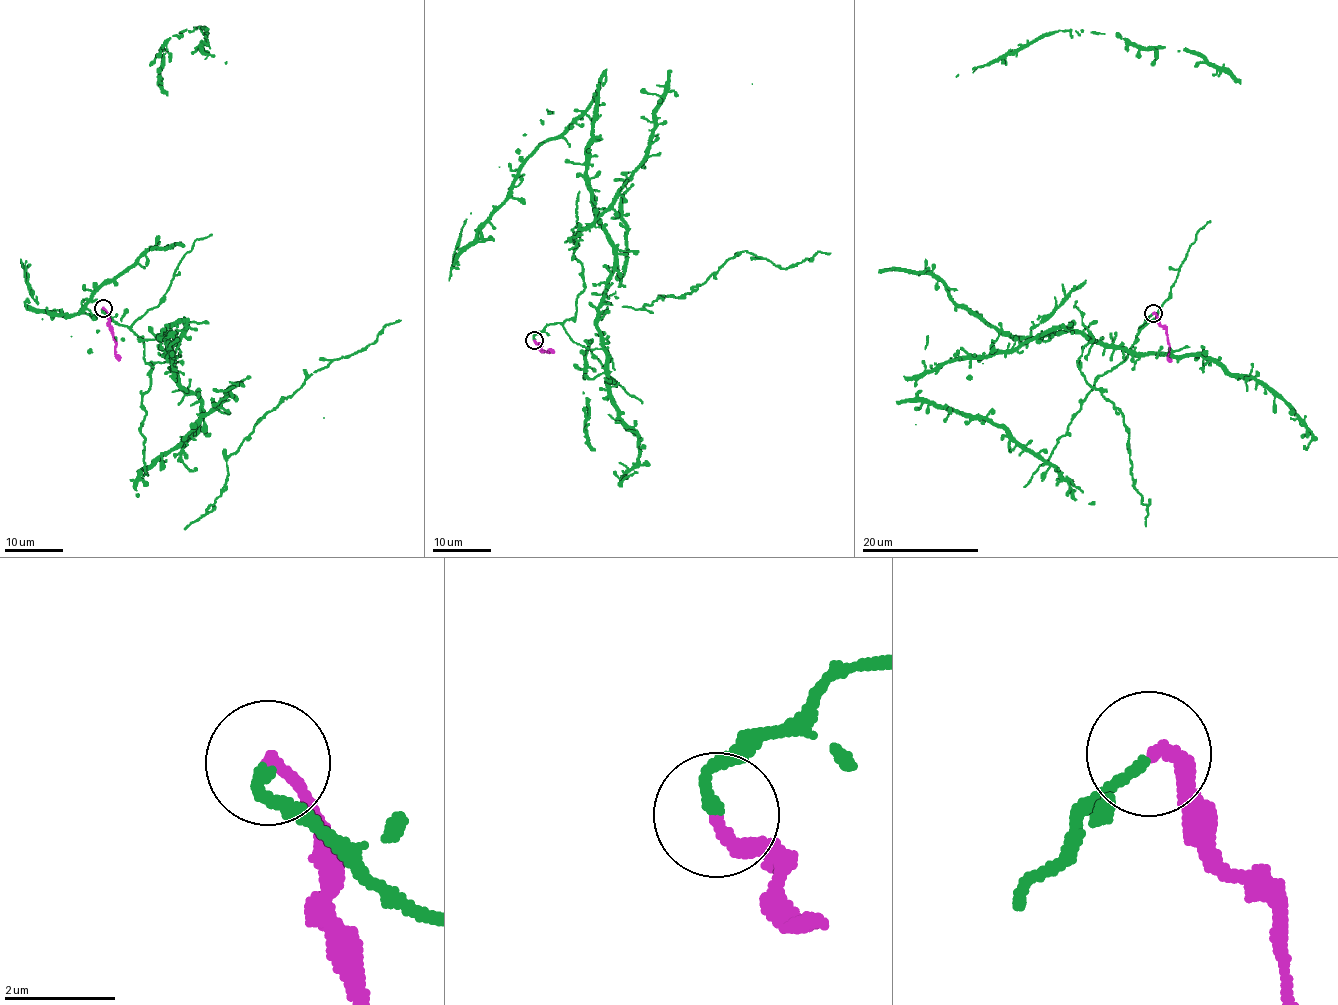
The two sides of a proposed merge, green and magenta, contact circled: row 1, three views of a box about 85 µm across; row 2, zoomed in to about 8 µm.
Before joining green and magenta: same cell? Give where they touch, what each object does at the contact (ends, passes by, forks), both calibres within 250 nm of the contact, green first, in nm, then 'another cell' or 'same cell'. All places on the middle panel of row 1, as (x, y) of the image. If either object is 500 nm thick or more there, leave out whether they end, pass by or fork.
at (534, 340); green ends there; magenta ends there; 190 nm thick on the green side, 220 nm on the other; another cell

